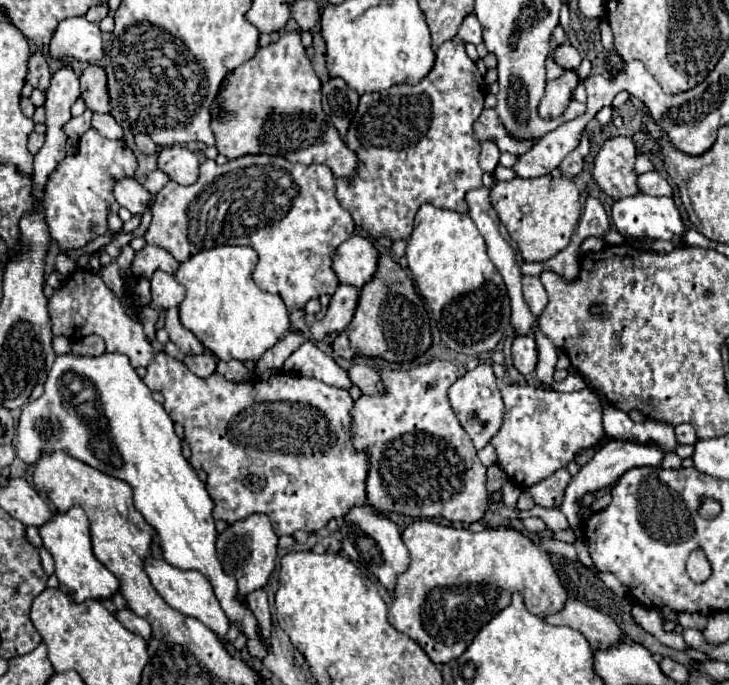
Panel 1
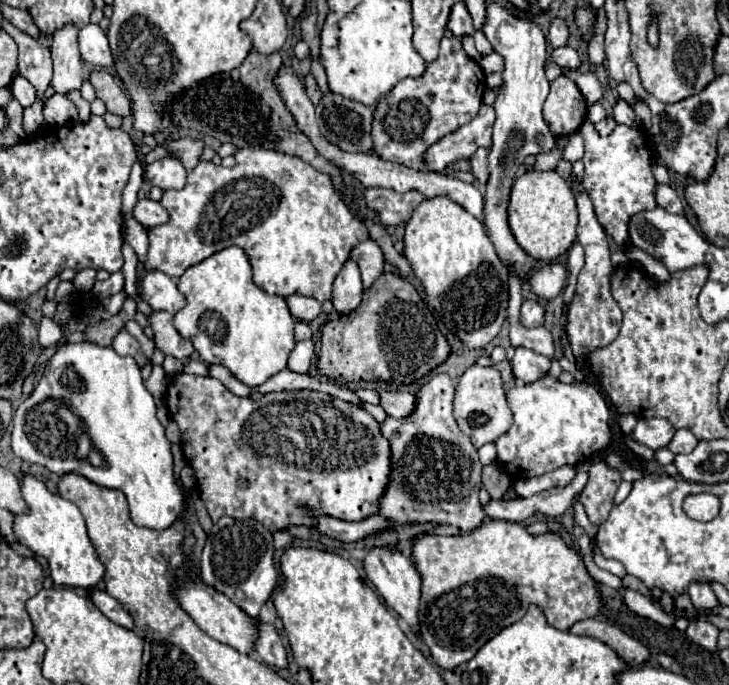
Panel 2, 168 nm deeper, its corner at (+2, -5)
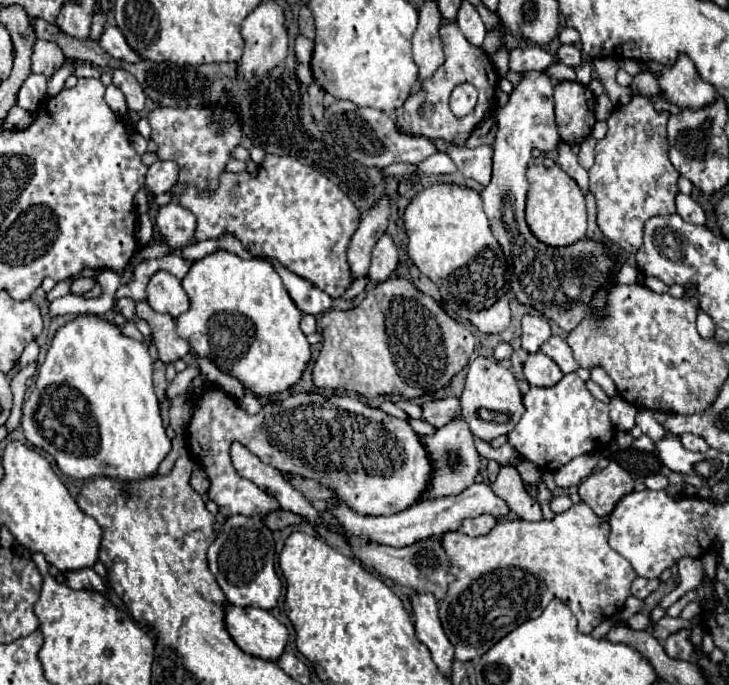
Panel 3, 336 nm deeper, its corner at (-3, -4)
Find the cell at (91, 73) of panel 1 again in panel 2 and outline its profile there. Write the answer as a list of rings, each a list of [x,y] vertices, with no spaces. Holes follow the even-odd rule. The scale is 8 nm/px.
[[[94,70],[90,74],[90,84],[96,90],[96,98],[104,100],[108,112],[122,118],[130,114],[130,102],[112,74],[108,74],[106,70]]]

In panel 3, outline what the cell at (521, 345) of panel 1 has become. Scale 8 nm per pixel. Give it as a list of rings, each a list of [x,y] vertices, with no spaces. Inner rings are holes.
[[[537,351],[527,357],[523,373],[525,373],[525,379],[529,381],[529,385],[535,385],[535,387],[557,385],[563,377],[559,365],[553,359],[549,359],[543,351]]]

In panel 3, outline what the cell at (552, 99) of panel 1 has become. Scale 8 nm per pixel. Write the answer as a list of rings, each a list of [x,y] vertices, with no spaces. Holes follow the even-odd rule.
[[[561,81],[555,87],[555,115],[563,141],[581,143],[591,135],[595,125],[595,95],[587,85],[577,81]]]

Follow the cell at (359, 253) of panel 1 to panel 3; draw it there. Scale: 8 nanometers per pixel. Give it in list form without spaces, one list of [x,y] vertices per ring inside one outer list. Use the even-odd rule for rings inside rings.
[[[383,235],[371,255],[371,267],[369,267],[369,277],[375,283],[385,281],[397,267],[399,263],[399,249],[395,245],[395,241],[391,239],[391,235]]]

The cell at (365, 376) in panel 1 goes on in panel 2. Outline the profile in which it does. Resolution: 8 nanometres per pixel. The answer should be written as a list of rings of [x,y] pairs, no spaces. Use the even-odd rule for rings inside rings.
[[[380,390],[380,406],[386,410],[388,416],[404,418],[414,408],[414,396],[410,392],[400,390]]]

